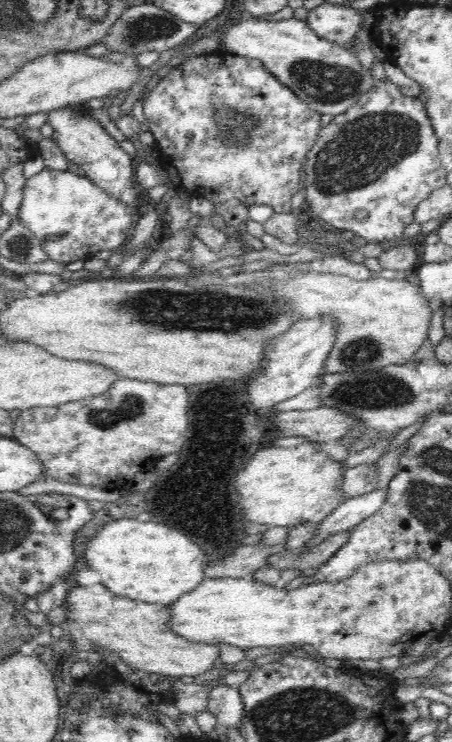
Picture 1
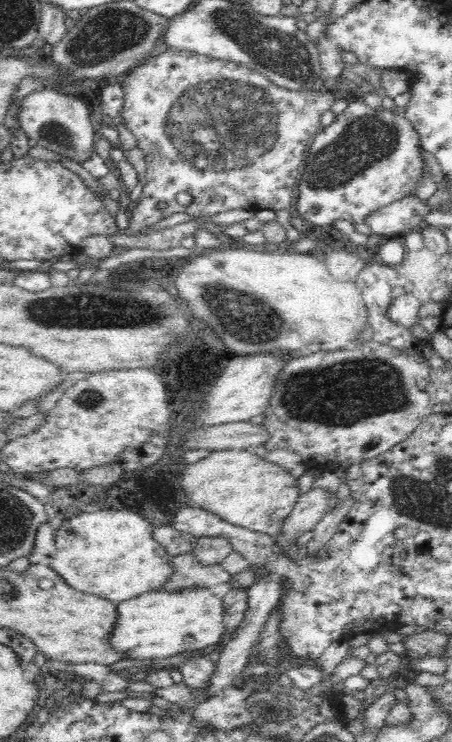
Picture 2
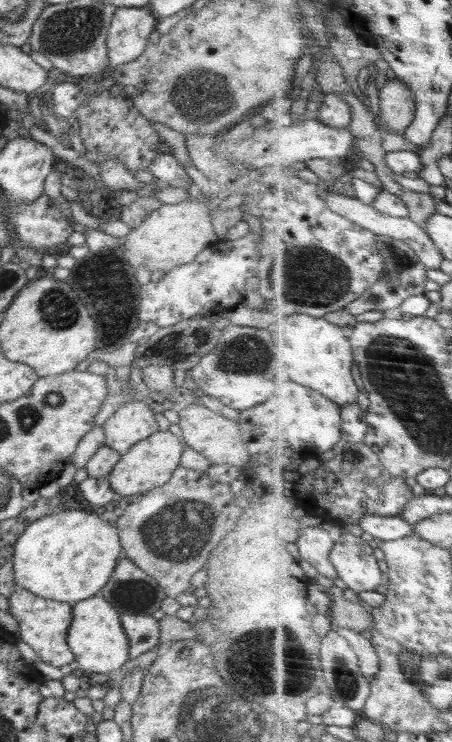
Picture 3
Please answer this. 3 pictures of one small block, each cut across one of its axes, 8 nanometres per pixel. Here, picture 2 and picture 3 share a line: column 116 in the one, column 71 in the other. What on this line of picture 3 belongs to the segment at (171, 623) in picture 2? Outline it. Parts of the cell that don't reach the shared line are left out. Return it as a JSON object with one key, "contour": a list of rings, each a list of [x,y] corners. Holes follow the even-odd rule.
{"contour":[[[99,595],[72,603],[72,624],[68,628],[67,643],[74,653],[78,668],[86,673],[109,675],[129,660],[129,640],[122,629],[121,616],[108,600]]]}

